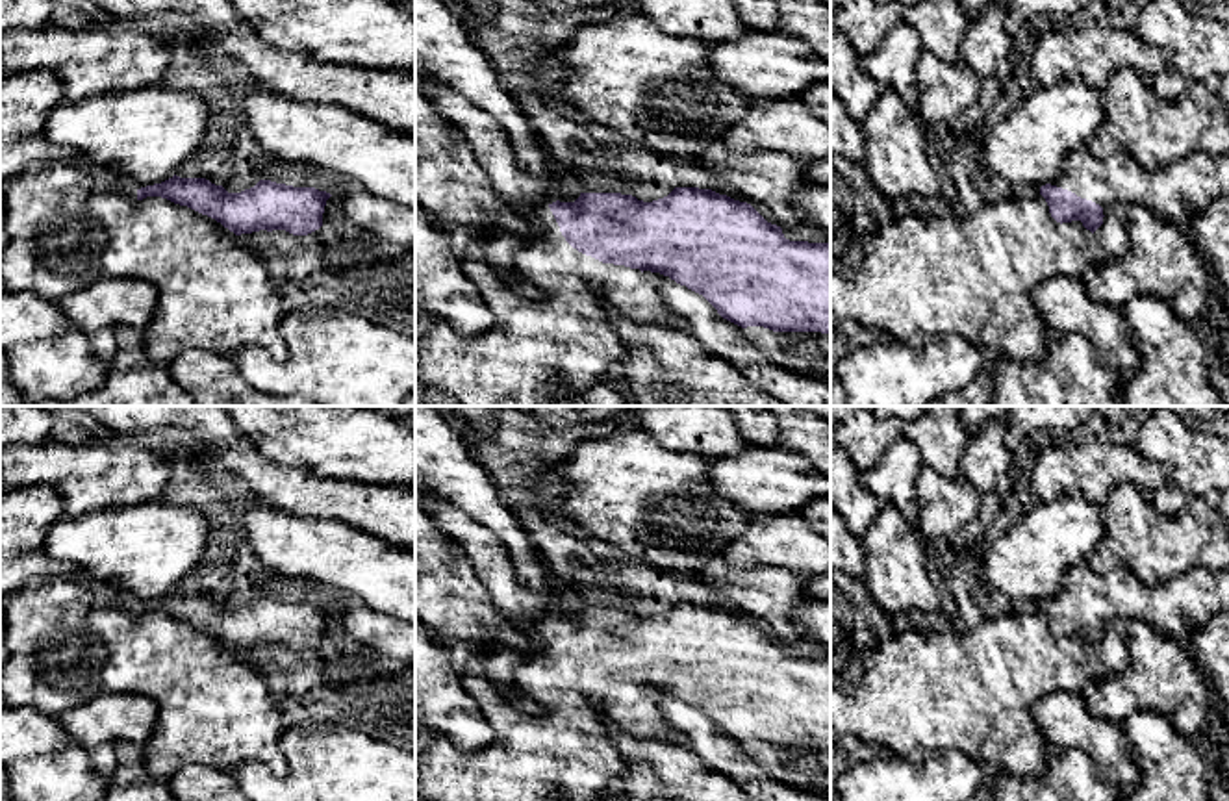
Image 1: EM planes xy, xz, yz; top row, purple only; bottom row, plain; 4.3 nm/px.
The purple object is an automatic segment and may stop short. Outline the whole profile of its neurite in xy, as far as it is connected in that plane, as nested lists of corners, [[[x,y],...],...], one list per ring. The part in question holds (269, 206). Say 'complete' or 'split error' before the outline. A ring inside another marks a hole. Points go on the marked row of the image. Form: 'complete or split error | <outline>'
split error | [[[176,174],[154,185],[120,178],[120,191],[133,200],[161,197],[187,206],[215,219],[235,235],[260,230],[308,235],[323,226],[324,206],[332,197],[315,187],[293,187],[271,180],[260,180],[241,193],[228,193],[206,178],[180,178]]]

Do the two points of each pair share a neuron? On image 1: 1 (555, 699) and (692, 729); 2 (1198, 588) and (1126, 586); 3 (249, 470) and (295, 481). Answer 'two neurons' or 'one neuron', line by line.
1: two neurons
2: one neuron
3: one neuron

